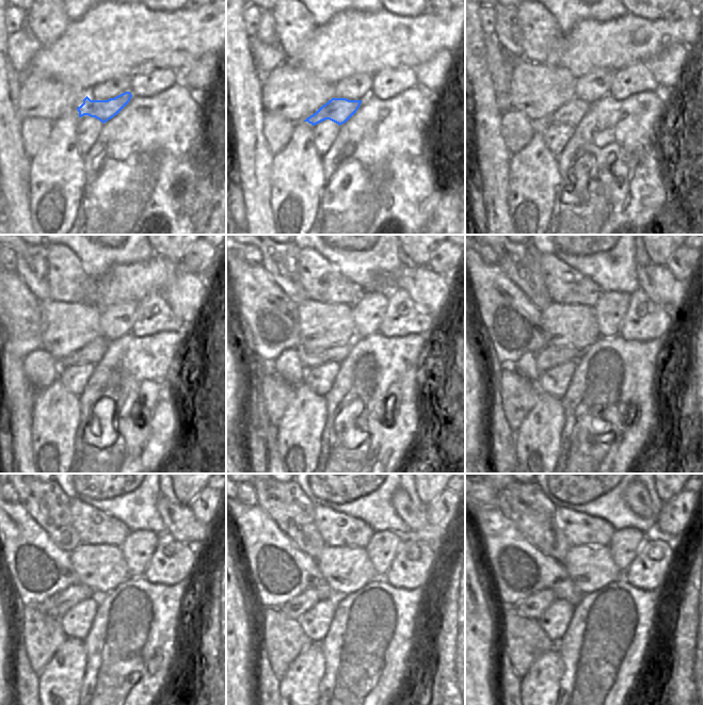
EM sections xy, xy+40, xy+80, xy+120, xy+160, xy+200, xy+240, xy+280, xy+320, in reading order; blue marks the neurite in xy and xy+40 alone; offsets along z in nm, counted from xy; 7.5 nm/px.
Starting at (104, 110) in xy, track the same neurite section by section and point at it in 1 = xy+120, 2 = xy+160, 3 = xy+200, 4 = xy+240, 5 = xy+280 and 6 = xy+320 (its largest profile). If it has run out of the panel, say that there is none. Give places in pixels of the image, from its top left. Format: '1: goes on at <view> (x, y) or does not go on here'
1: goes on at xy+120 (92, 352)
2: goes on at xy+160 (336, 354)
3: goes on at xy+200 (549, 356)
4: goes on at xy+240 (57, 605)
5: goes on at xy+280 (298, 606)
6: goes on at xy+320 (532, 607)

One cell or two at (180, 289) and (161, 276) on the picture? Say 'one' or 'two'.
two

